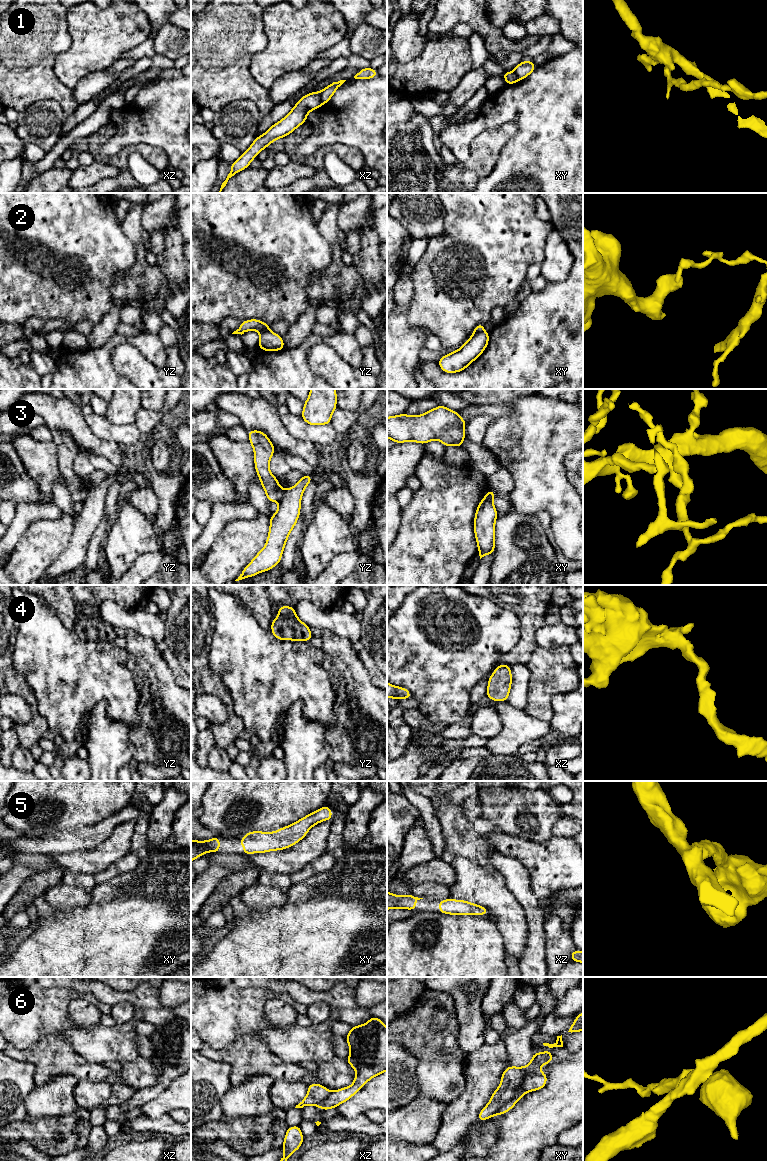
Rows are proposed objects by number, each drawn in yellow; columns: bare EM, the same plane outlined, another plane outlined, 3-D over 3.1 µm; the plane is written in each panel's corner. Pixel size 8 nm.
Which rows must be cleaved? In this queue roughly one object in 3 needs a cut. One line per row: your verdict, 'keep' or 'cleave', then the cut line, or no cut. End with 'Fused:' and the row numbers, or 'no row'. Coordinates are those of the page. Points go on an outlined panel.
1: cleave; cut in xz along (319, 92), (322, 104)
2: cleave; cut in xy along (483, 330), (474, 332)
3: keep; no cut
4: keep; no cut
5: keep; no cut
6: cleave; cut in xy along (537, 1071), (524, 1077), (515, 1095), (496, 1114)
Fused: 1, 2, 6

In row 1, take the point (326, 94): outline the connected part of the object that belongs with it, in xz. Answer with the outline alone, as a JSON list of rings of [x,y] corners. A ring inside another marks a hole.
[[[340,80],[338,82],[333,82],[320,91],[321,104],[326,104],[336,92],[336,90],[345,82],[346,80]]]

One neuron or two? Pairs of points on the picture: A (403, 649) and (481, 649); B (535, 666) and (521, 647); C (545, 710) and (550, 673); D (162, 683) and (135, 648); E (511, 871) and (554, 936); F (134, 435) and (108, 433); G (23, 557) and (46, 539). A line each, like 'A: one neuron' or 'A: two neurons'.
A: one neuron
B: two neurons
C: one neuron
D: one neuron
E: two neurons
F: one neuron
G: one neuron

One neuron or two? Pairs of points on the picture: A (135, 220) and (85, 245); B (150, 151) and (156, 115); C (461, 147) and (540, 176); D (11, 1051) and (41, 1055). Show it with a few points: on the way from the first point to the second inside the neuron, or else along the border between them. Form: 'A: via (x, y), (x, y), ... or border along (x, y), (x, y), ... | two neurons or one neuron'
A: border along (121, 225), (122, 232), (130, 240), (133, 247) | two neurons
B: border along (128, 146), (151, 144), (168, 158) | two neurons
C: via (486, 119), (516, 117), (540, 147) | one neuron
D: via (18, 1054), (34, 1055) | one neuron

